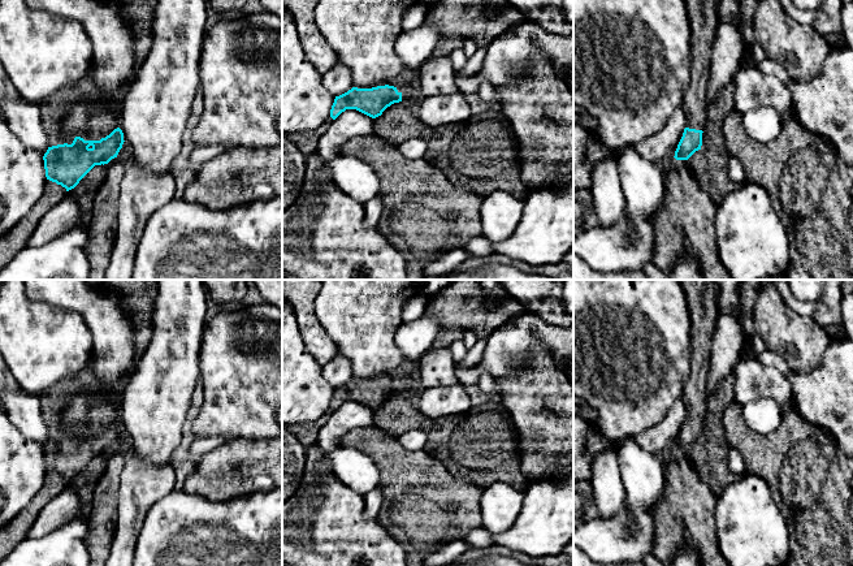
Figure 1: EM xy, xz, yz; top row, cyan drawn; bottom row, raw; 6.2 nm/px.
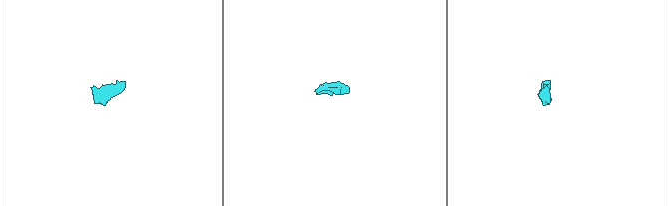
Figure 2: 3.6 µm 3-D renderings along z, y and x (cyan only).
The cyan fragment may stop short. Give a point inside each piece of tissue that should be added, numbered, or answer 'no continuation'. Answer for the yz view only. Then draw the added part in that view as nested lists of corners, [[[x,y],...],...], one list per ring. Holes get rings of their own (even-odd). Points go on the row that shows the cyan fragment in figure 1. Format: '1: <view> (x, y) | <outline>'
1: yz (701, 12) | [[[715,0],[684,1],[692,30],[692,55],[689,85],[684,92],[684,101],[681,108],[687,117],[687,128],[703,131],[707,121],[706,88],[715,26]]]

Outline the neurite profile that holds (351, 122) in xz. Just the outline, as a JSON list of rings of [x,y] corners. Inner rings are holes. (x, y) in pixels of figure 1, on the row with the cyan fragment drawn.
[[[356,111],[342,112],[317,141],[317,154],[326,160],[339,155],[339,148],[355,137],[374,134],[374,118]]]

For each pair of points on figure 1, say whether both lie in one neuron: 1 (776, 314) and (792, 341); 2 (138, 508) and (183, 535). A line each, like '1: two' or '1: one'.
1: one
2: two

